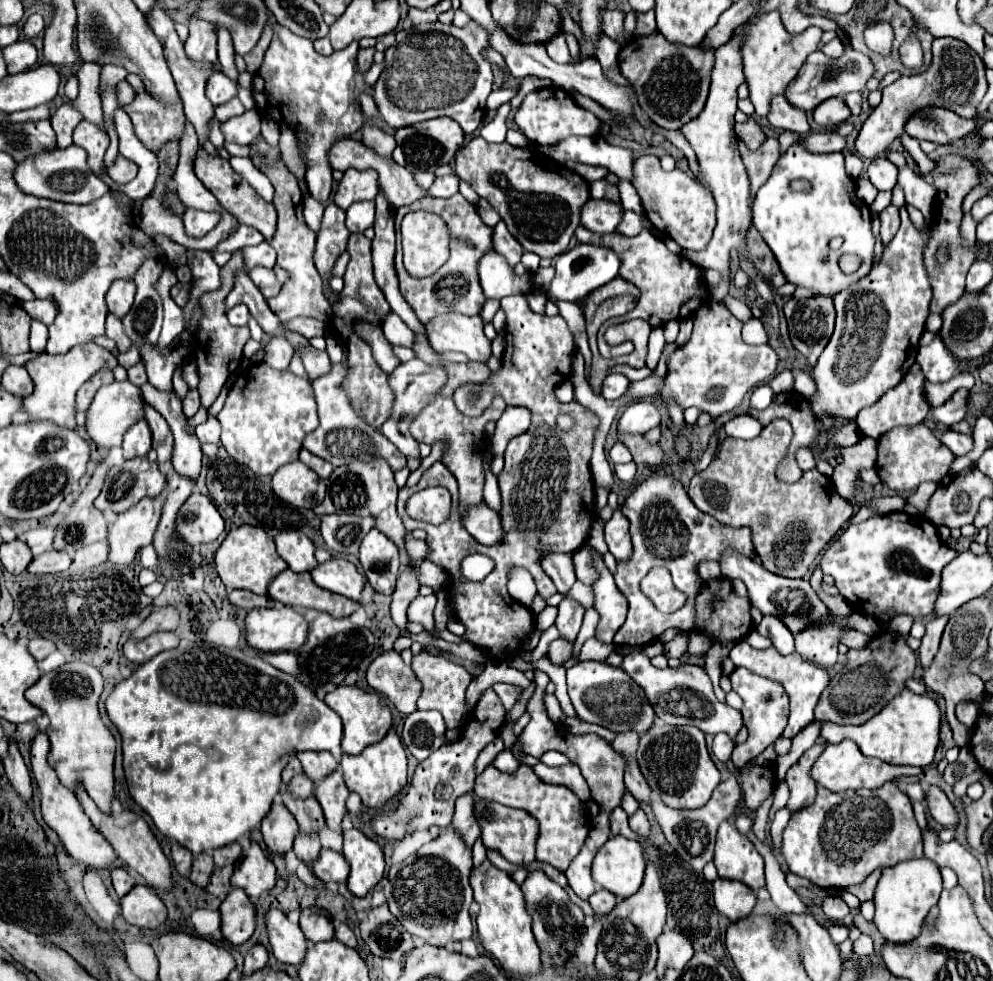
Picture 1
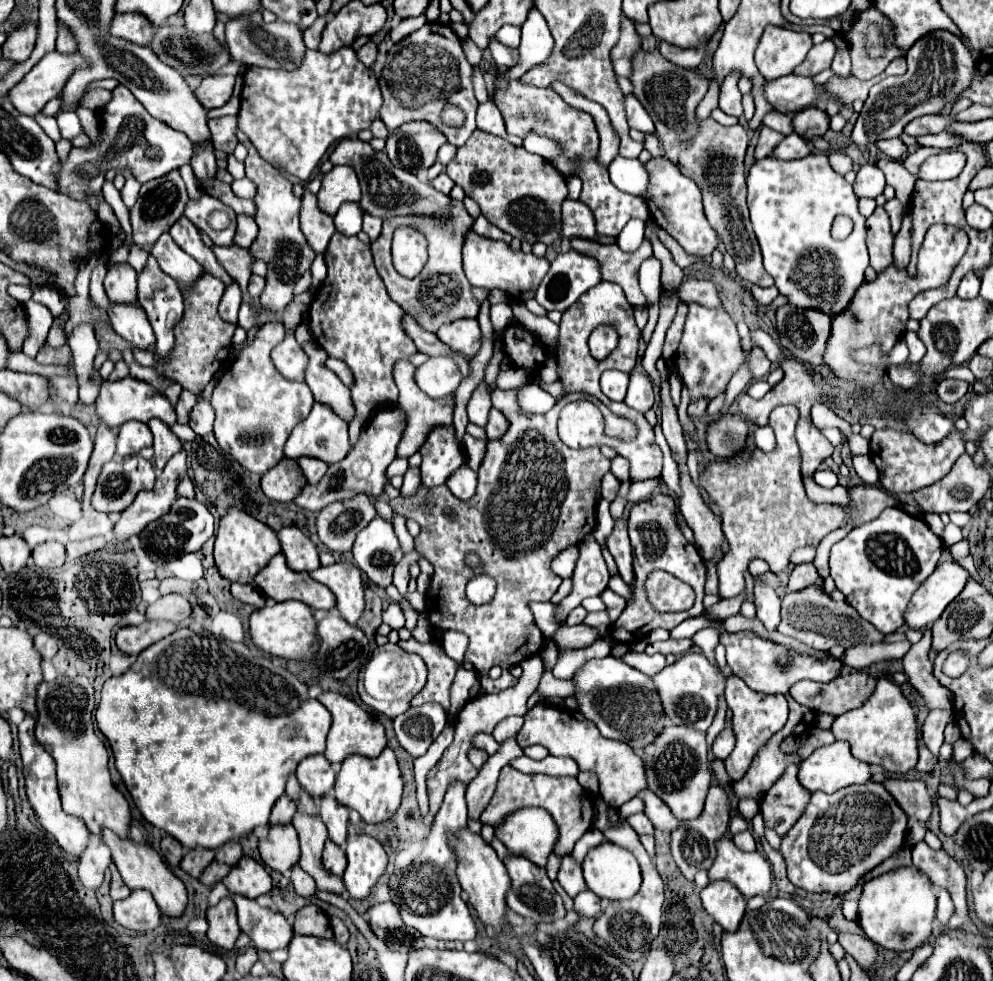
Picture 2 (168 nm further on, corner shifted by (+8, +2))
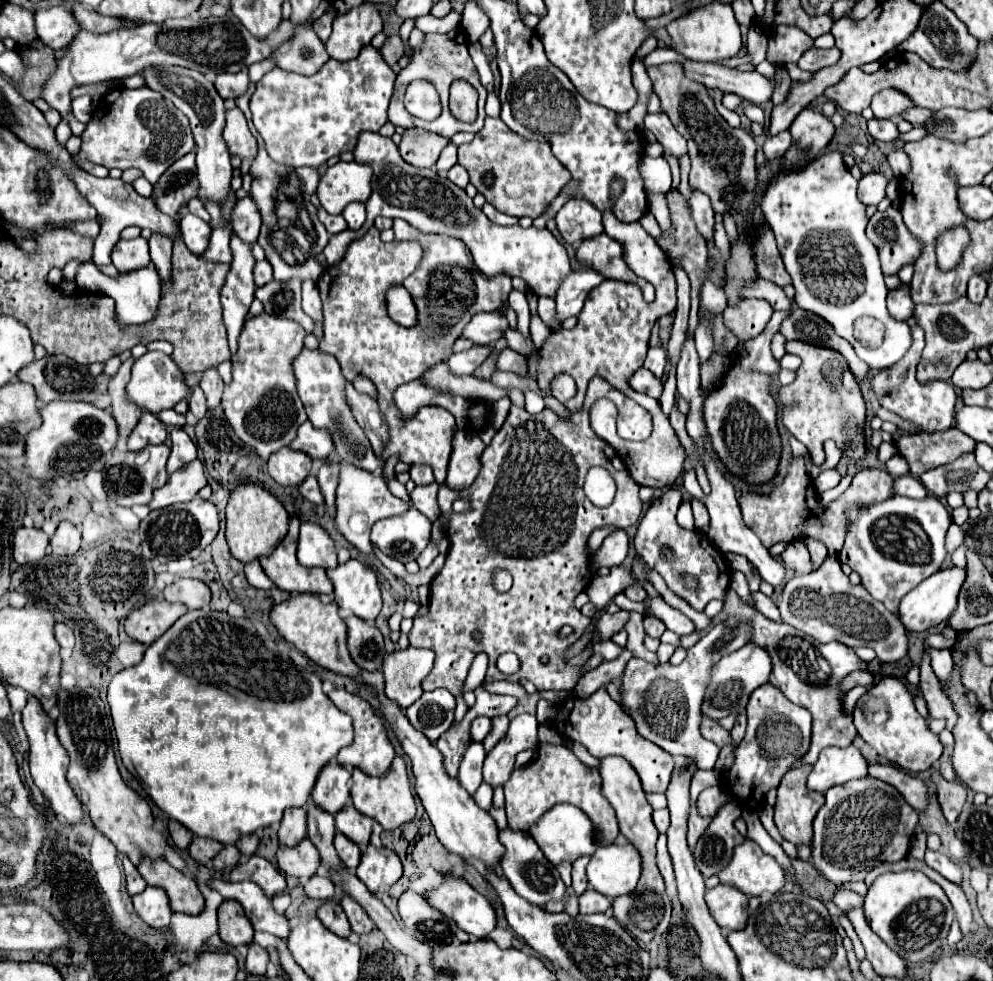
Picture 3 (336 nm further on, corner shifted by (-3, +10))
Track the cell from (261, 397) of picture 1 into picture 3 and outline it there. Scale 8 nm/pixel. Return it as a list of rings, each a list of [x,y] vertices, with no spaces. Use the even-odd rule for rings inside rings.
[[[263,312],[245,322],[239,336],[239,350],[231,358],[233,380],[225,386],[221,406],[233,432],[263,460],[271,452],[289,446],[297,436],[297,428],[307,420],[291,368],[293,358],[303,348],[303,338],[305,330],[293,320]]]

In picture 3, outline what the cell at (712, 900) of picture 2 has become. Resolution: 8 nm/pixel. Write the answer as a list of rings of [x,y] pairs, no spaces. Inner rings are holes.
[[[719,884],[711,890],[707,890],[705,900],[709,904],[709,910],[715,918],[715,922],[723,930],[743,930],[747,924],[747,902],[749,896],[739,892],[735,886]]]

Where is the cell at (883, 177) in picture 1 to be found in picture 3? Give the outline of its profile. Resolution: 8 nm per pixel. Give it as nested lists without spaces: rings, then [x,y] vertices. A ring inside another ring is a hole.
[[[879,170],[875,172],[869,172],[865,174],[861,180],[859,180],[859,200],[863,204],[879,204],[883,198],[885,198],[885,188],[887,188],[887,176]]]

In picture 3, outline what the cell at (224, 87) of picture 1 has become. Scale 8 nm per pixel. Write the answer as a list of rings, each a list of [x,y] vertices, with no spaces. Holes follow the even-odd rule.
[[[241,70],[237,74],[217,74],[215,78],[215,90],[223,98],[237,98],[241,96],[249,86],[247,70]]]

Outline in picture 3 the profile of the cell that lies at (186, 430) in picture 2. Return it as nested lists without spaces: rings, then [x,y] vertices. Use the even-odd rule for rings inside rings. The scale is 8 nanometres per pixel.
[[[174,409],[163,410],[158,414],[158,418],[167,426],[181,427],[186,424],[185,415],[178,414]]]

